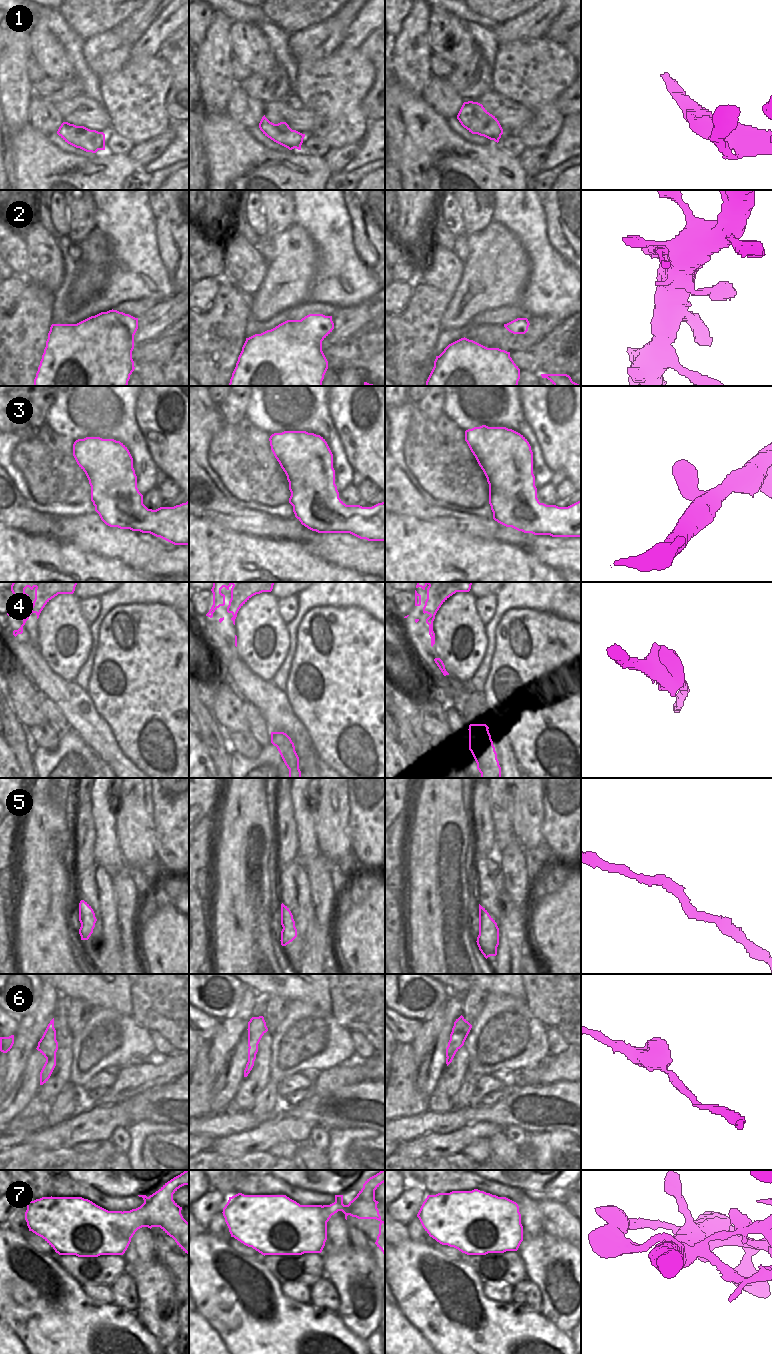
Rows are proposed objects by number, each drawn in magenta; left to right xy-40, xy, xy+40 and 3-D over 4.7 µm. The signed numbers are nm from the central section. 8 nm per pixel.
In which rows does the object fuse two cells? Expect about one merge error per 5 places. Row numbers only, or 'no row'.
7

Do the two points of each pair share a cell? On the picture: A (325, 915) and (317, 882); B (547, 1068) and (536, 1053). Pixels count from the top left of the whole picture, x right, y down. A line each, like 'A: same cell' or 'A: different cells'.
A: same cell
B: different cells

